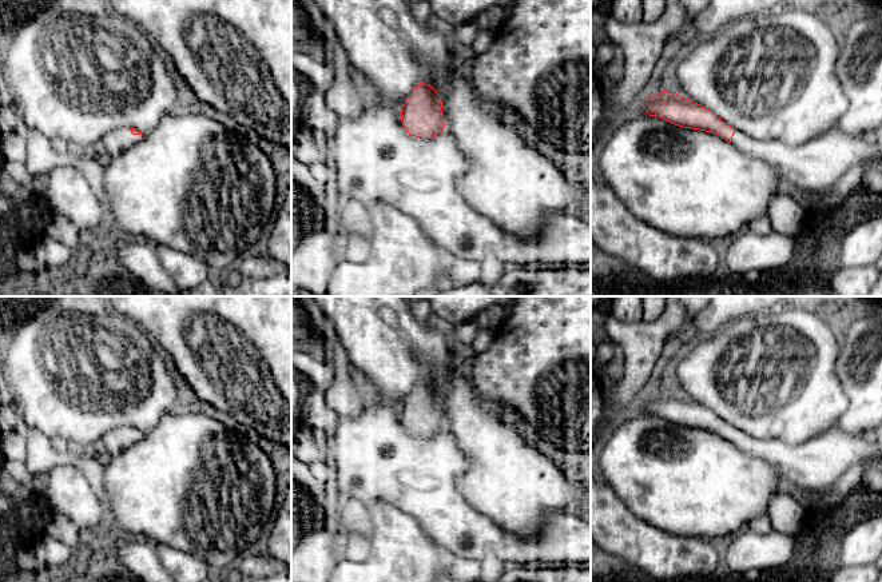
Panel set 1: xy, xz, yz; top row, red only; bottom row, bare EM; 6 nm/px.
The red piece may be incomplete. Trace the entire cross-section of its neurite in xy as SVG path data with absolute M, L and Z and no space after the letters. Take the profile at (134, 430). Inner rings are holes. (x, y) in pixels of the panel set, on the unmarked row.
M112 427L102 436L99 449L103 457L114 457L142 438L143 432L136 427Z

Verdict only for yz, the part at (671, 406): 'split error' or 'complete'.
split error

